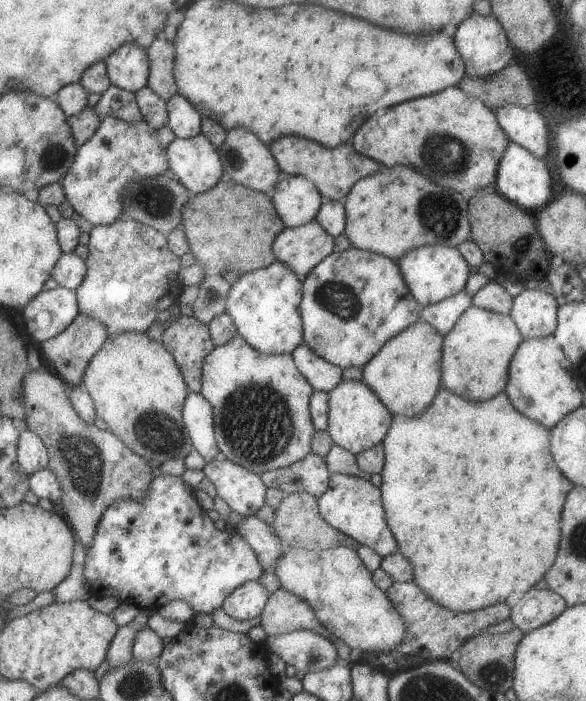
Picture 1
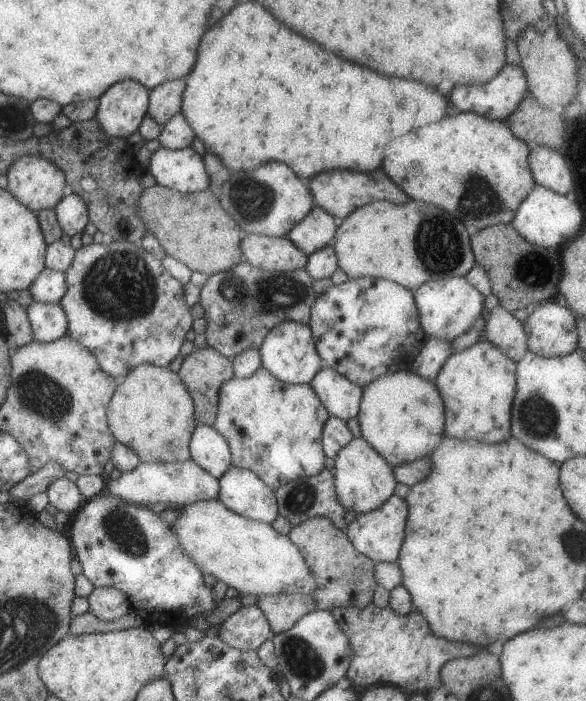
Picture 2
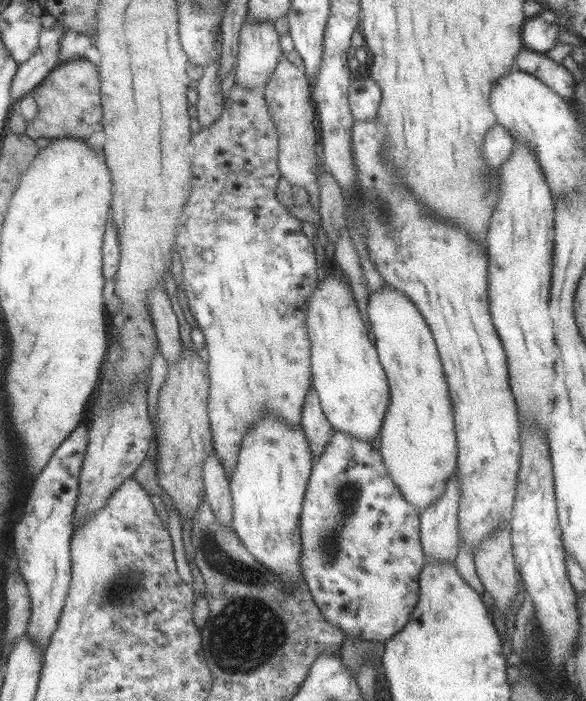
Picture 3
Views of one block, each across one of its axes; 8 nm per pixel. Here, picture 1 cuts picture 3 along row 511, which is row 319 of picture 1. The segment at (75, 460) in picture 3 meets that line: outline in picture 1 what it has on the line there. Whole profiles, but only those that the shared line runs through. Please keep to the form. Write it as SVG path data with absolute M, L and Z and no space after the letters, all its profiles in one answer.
M59 286L38 292L22 309L25 328L35 342L57 336L79 313L73 290Z

